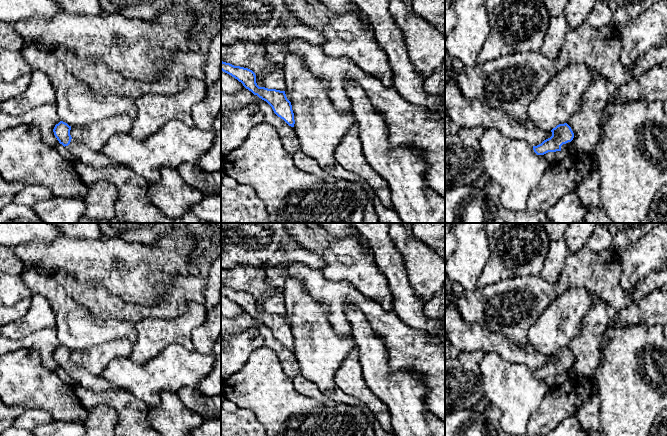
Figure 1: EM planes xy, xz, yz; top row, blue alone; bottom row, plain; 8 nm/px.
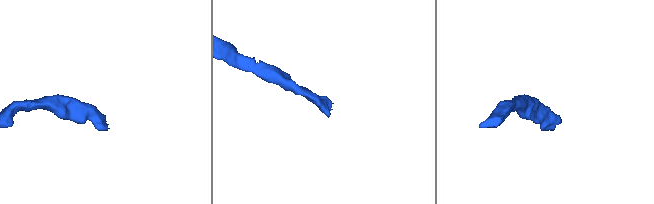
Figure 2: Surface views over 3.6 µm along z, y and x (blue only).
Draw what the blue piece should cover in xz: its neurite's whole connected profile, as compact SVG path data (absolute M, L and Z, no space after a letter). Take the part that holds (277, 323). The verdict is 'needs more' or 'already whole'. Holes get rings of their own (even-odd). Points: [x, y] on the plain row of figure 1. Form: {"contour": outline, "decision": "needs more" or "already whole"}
{"contour": "M221 284L221 294L241 306L254 319L266 325L278 341L283 343L289 350L294 351L294 337L285 315L259 311L256 307L255 297L248 292L234 290Z", "decision": "already whole"}

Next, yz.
{"contour": "M567 347L557 349L551 356L552 360L550 362L537 370L533 370L533 374L537 379L556 375L567 376L572 372L574 357Z", "decision": "needs more"}

